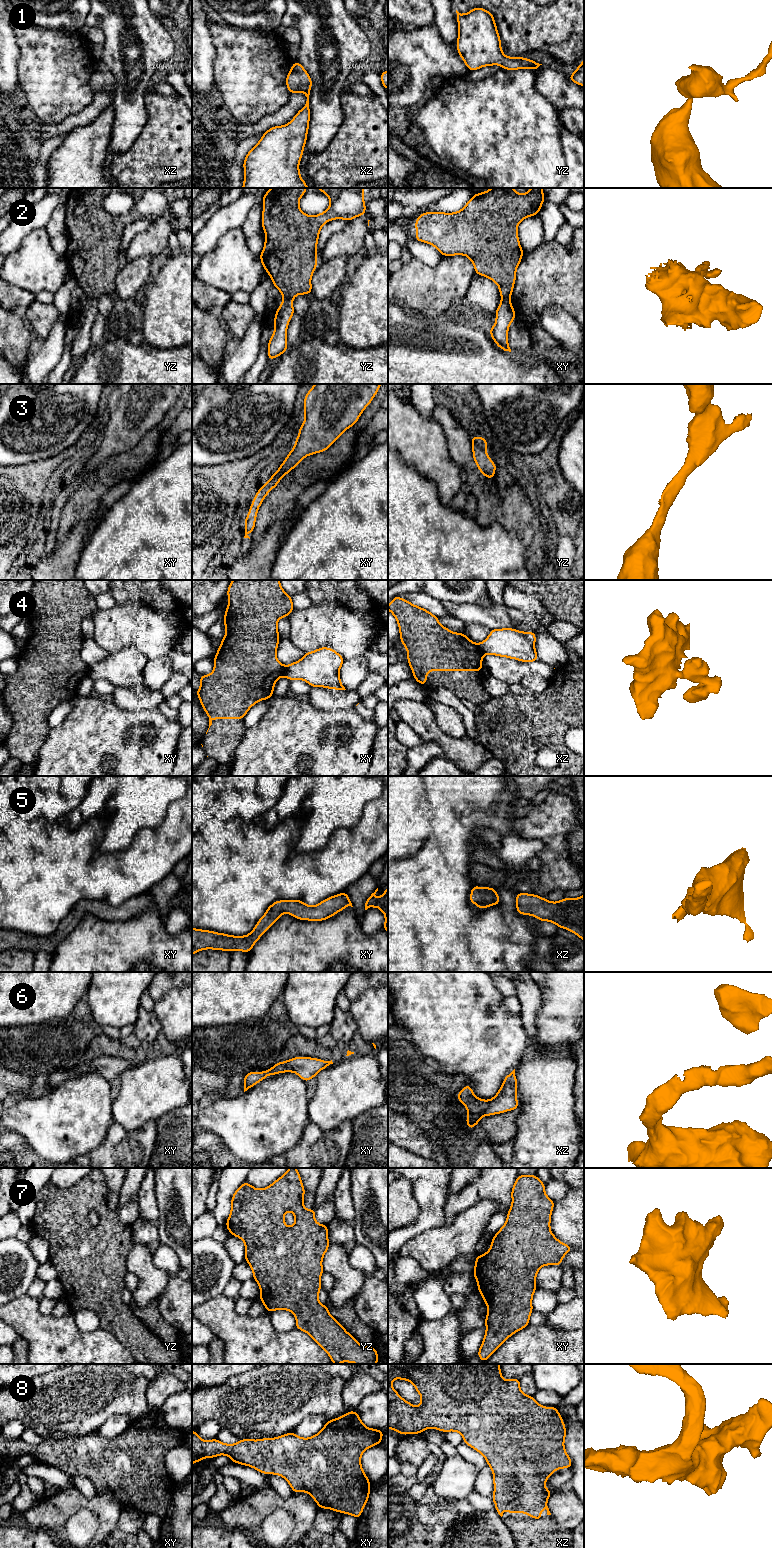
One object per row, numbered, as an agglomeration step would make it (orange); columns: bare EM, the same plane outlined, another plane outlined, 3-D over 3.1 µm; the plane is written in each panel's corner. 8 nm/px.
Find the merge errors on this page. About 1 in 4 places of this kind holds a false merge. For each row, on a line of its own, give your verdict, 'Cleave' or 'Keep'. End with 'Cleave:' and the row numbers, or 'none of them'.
1: Keep
2: Cleave
3: Keep
4: Cleave
5: Keep
6: Keep
7: Keep
8: Keep
Cleave: 2, 4

